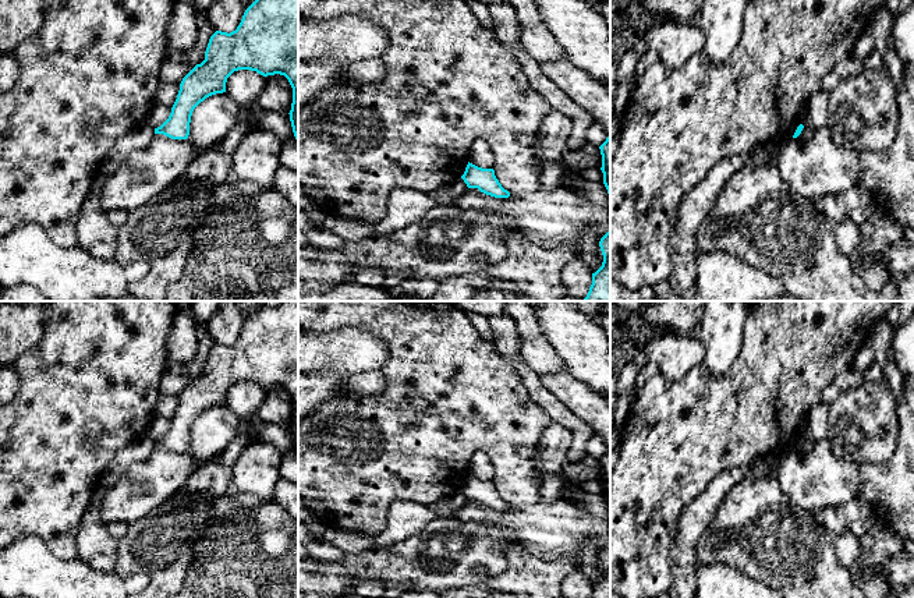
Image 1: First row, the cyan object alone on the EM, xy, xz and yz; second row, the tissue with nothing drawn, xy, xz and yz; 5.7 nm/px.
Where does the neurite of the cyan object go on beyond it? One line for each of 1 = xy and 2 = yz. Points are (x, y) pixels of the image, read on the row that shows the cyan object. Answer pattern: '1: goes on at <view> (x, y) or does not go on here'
1: does not go on here
2: does not go on here

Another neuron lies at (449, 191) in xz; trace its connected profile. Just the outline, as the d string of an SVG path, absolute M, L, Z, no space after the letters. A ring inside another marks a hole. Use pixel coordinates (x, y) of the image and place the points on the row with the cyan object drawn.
M461 177L456 178L450 184L444 184L439 187L437 190L429 192L428 195L436 201L443 201L443 199L454 199L460 195L463 195L467 191L467 184Z

